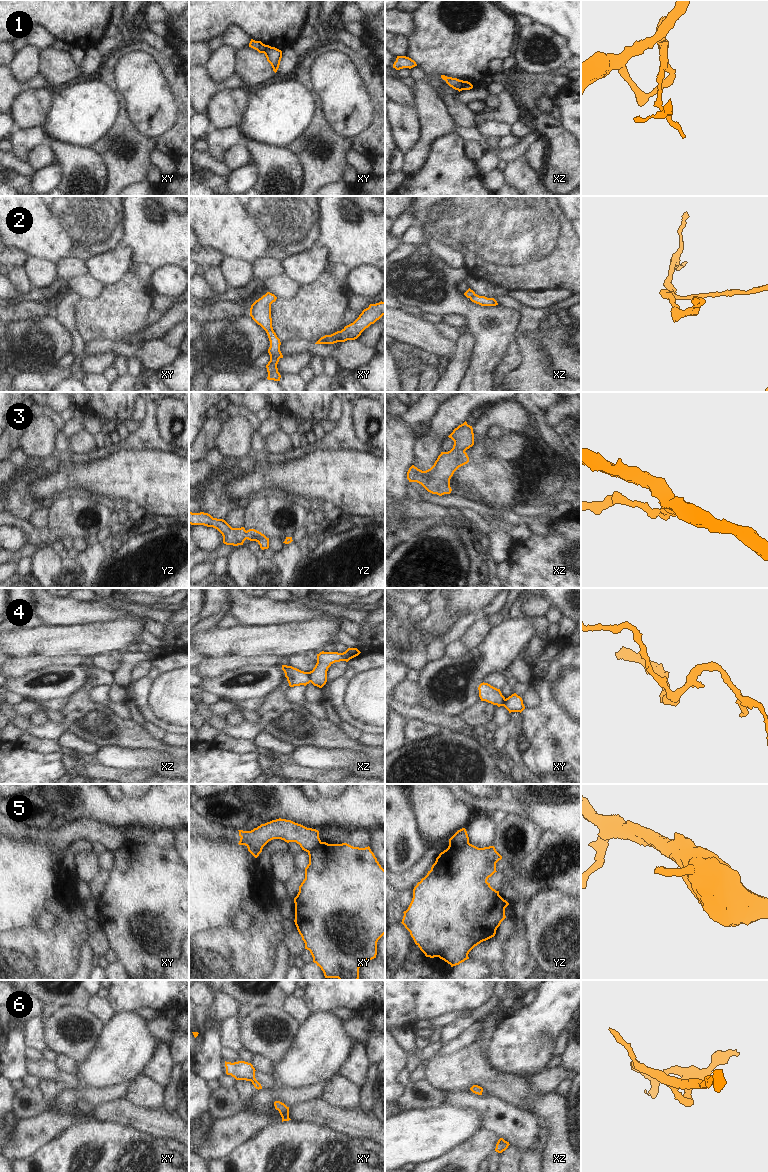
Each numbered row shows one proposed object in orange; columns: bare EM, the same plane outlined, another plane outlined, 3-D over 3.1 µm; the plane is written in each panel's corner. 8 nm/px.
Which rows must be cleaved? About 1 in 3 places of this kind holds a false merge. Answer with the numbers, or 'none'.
1, 2, 4, 5

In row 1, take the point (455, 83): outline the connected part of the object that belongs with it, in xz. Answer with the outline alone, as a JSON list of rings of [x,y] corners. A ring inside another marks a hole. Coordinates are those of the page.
[[[441,75],[441,78],[446,81],[446,83],[455,90],[459,92],[463,90],[464,81],[459,80],[457,78],[447,77],[445,75]]]

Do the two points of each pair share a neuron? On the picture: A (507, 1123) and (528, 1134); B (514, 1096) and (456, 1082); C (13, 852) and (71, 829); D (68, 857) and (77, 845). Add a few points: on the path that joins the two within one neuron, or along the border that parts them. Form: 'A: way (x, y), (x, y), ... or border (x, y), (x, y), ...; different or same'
A: way (512, 1125), (523, 1131); same
B: way (500, 1084), (491, 1079), (470, 1079); same
C: border (14, 839), (47, 844), (57, 856); different
D: way (70, 854), (74, 848); same

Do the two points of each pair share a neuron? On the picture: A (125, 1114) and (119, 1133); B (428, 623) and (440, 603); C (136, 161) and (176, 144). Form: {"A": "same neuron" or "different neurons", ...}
{"A": "different neurons", "B": "same neuron", "C": "same neuron"}

